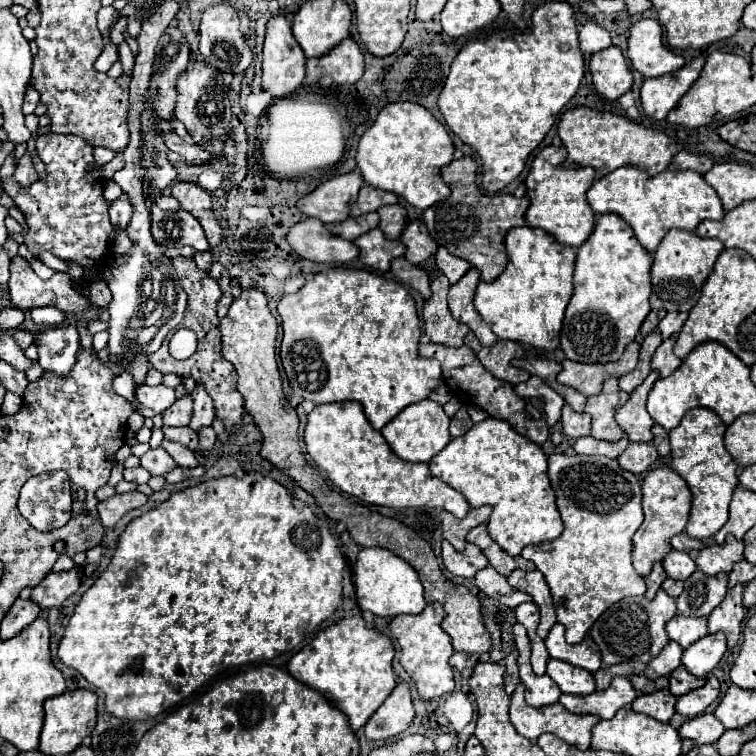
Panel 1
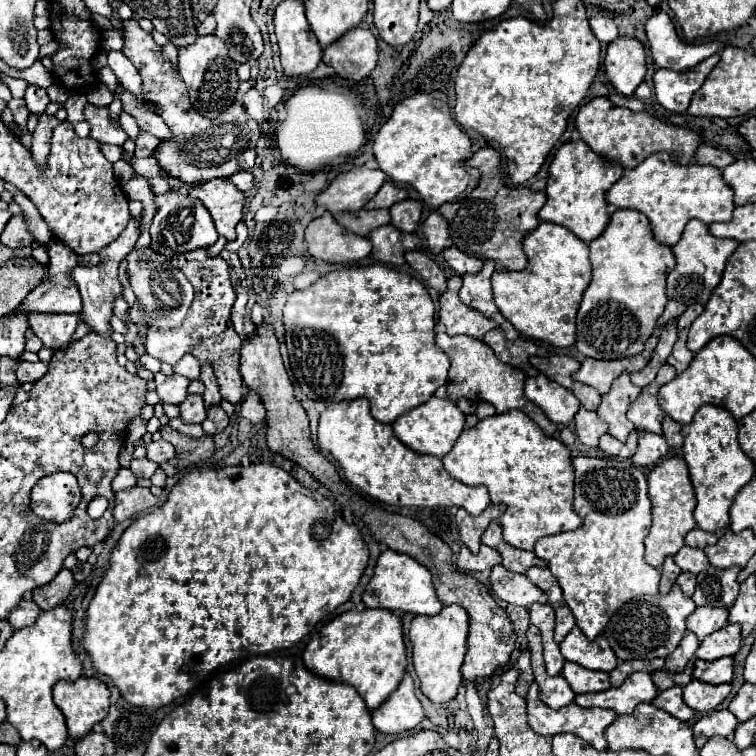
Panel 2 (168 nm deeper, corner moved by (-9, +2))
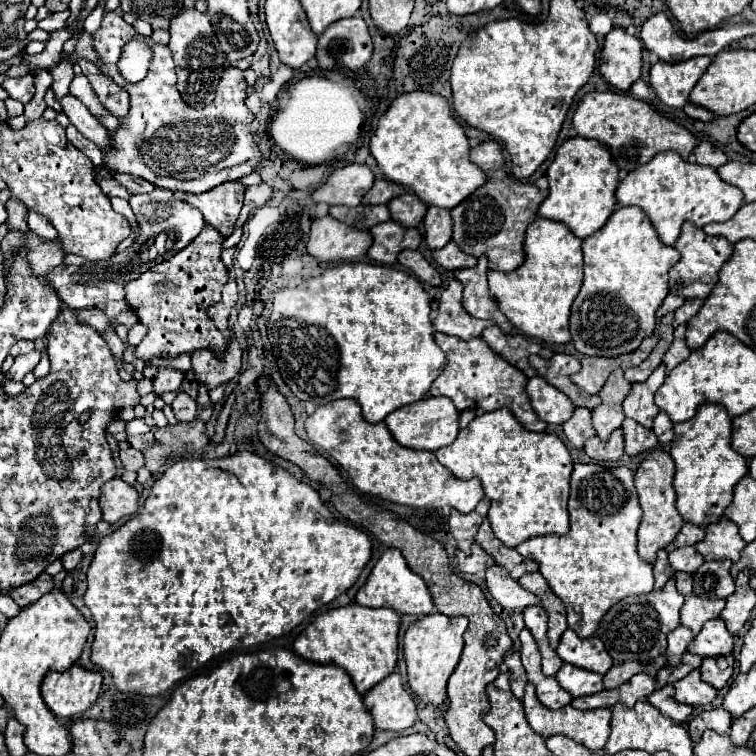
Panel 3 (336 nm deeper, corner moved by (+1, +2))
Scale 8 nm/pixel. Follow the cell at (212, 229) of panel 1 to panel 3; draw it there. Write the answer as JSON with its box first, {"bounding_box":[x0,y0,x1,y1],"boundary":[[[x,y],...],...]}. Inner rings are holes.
{"bounding_box":[174,181,246,237],"boundary":[[[230,181],[202,195],[192,195],[192,193],[188,195],[182,191],[174,191],[174,197],[200,209],[206,223],[210,223],[216,231],[220,231],[222,237],[228,237],[234,231],[236,219],[240,215],[244,203],[244,191],[246,187],[242,183]]]}

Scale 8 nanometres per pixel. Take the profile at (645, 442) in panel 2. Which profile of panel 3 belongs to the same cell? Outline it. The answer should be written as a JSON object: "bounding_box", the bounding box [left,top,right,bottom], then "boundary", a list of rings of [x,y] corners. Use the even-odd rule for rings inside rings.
{"bounding_box":[622,419,658,457],"boundary":[[[624,419],[622,431],[624,431],[626,453],[630,457],[634,457],[638,453],[644,453],[644,451],[650,451],[650,449],[654,449],[658,445],[658,439],[656,439],[654,431],[638,425],[634,419]]]}

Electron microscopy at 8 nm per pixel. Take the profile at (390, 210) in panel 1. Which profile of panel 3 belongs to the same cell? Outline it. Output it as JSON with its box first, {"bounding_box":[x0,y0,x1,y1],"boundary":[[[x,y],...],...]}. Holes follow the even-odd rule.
{"bounding_box":[388,193,428,227],"boundary":[[[404,193],[396,197],[394,201],[388,201],[388,209],[394,221],[406,227],[418,227],[426,215],[428,205],[424,205],[422,199],[418,199],[414,193]]]}

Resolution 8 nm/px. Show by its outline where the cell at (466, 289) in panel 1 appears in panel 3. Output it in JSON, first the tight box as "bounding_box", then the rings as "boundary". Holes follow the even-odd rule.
{"bounding_box":[454,257,514,333],"boundary":[[[478,257],[478,263],[470,269],[456,269],[454,271],[456,279],[464,285],[462,305],[470,315],[474,315],[478,319],[490,319],[504,333],[512,333],[512,329],[514,329],[512,323],[504,317],[504,313],[498,309],[496,301],[490,297],[486,273],[488,273],[486,257]]]}

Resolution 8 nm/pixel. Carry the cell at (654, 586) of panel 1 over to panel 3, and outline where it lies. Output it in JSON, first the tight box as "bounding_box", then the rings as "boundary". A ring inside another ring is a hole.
{"bounding_box":[654,549,672,589],"boundary":[[[670,549],[658,551],[658,559],[656,559],[656,563],[654,563],[654,577],[656,577],[654,589],[660,589],[662,585],[666,585],[666,581],[668,581],[670,575],[672,575],[672,567],[670,567],[670,563],[668,563],[668,553],[670,553]]]}

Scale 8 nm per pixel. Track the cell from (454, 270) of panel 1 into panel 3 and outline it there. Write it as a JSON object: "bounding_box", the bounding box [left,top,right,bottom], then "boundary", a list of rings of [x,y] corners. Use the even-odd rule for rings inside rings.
{"bounding_box":[434,241,476,269],"boundary":[[[450,241],[442,249],[434,251],[434,261],[444,269],[458,269],[458,267],[472,267],[476,263],[476,257],[466,255],[464,251],[458,249],[454,241]]]}

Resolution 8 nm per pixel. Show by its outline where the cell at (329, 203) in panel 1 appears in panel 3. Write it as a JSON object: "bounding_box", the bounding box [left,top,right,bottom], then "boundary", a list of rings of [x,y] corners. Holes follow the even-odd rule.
{"bounding_box":[312,163,374,207],"boundary":[[[352,163],[336,169],[328,177],[328,181],[312,193],[312,199],[316,203],[358,207],[362,203],[362,197],[370,191],[372,183],[374,183],[372,171],[366,165]]]}

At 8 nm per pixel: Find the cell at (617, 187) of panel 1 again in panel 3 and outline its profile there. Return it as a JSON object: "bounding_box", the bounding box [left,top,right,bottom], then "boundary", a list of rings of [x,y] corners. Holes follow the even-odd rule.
{"bounding_box":[616,151,744,245],"boundary":[[[676,151],[658,153],[650,163],[630,171],[626,179],[620,181],[616,199],[620,205],[638,205],[646,211],[658,237],[666,245],[674,245],[680,237],[684,221],[692,221],[698,227],[708,223],[726,221],[742,207],[744,197],[738,187],[722,181],[712,167],[684,161]]]}

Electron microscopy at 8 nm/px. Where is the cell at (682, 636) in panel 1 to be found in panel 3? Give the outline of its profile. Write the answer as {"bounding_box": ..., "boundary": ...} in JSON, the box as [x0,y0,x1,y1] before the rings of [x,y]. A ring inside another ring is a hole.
{"bounding_box":[680,595,724,635],"boundary":[[[690,595],[686,599],[686,603],[682,605],[680,615],[682,615],[682,623],[686,627],[690,627],[694,635],[698,635],[700,629],[702,629],[702,625],[708,619],[718,617],[722,609],[724,609],[724,601],[722,599],[702,599],[702,597]]]}

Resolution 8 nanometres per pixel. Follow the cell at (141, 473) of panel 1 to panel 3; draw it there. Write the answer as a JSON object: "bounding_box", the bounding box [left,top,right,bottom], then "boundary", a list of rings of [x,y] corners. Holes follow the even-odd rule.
{"bounding_box":[120,447,144,471],"boundary":[[[128,447],[126,451],[120,451],[120,461],[128,471],[138,471],[140,467],[144,467],[144,455],[132,447]]]}

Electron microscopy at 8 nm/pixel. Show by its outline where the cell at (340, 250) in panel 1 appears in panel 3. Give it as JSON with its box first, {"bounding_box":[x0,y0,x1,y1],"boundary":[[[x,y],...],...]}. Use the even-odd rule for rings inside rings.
{"bounding_box":[308,215,372,261],"boundary":[[[330,215],[314,219],[308,253],[320,261],[348,261],[366,255],[372,245],[370,231],[354,229]]]}

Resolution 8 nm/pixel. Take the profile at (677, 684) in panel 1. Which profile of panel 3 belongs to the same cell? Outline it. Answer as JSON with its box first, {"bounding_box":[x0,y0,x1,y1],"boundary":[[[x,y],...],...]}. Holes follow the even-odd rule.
{"bounding_box":[700,655,734,689],"boundary":[[[732,655],[728,657],[728,667],[726,667],[726,669],[720,669],[720,667],[718,667],[718,659],[716,659],[716,657],[706,657],[706,659],[702,661],[700,671],[702,671],[702,679],[704,679],[704,681],[708,681],[714,689],[722,689],[722,687],[726,685],[726,681],[728,681],[728,679],[732,677],[732,673],[734,673],[734,657],[732,657]]]}

